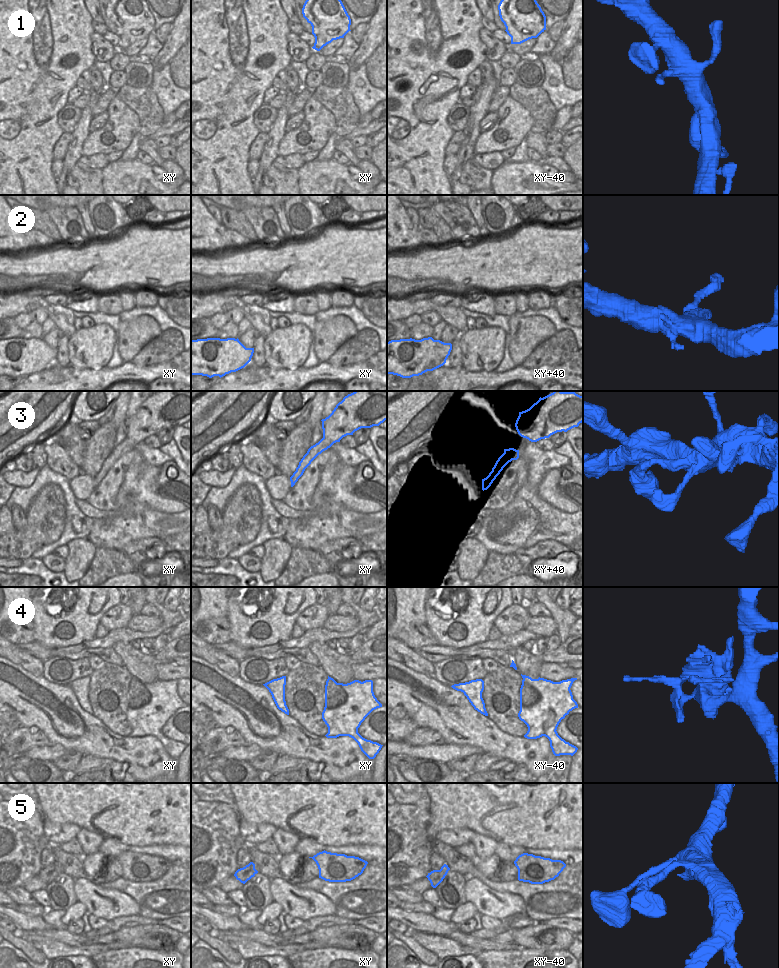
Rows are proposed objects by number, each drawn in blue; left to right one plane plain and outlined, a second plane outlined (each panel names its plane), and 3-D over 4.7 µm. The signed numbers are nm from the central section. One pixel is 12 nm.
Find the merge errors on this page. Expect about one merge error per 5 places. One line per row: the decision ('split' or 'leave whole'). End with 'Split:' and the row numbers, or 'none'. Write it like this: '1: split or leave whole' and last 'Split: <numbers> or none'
1: leave whole
2: split
3: leave whole
4: split
5: leave whole
Split: 2, 4

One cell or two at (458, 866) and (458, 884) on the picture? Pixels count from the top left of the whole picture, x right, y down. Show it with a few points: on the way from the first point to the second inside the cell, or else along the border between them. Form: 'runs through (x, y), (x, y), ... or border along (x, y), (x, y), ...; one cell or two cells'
border along (450, 868), (459, 872), (465, 878); two cells

